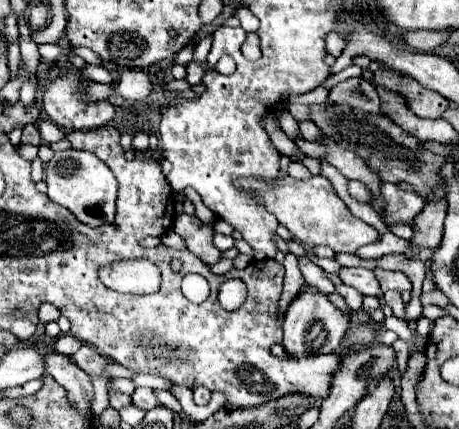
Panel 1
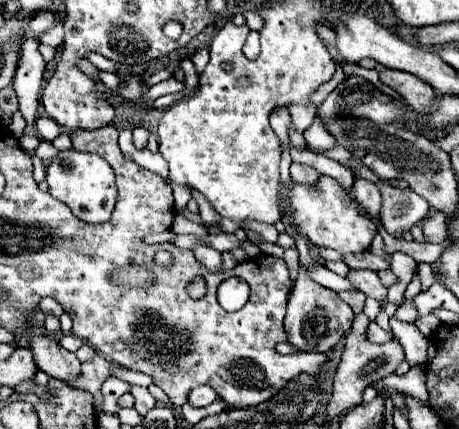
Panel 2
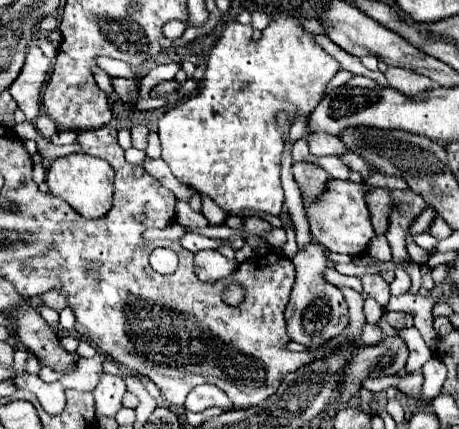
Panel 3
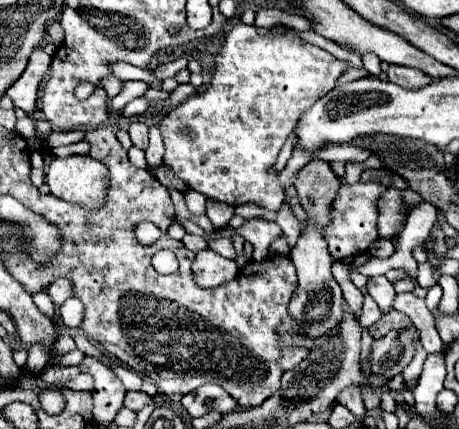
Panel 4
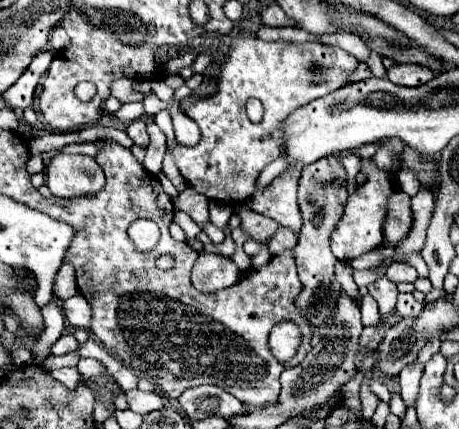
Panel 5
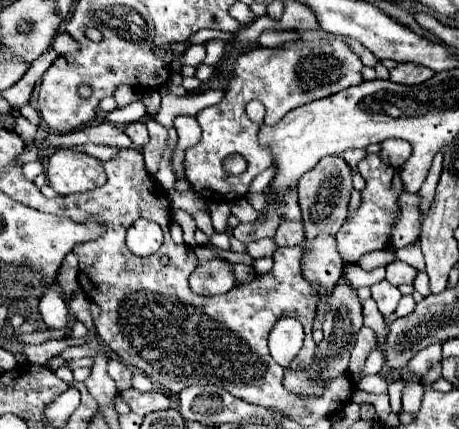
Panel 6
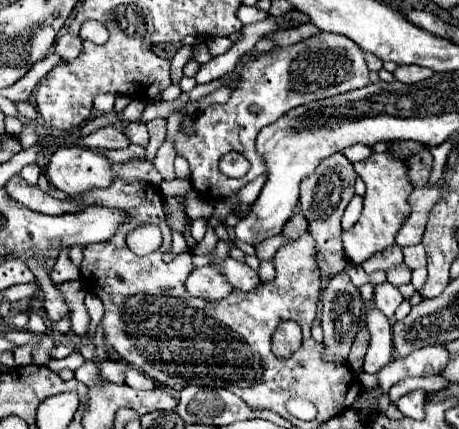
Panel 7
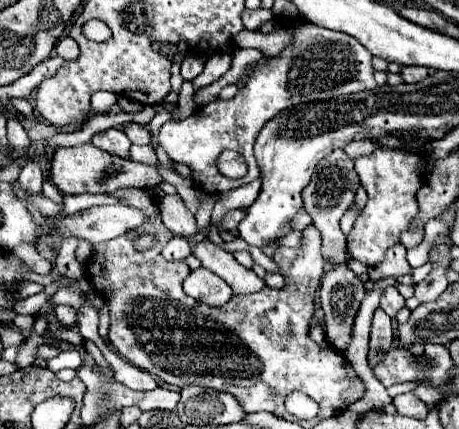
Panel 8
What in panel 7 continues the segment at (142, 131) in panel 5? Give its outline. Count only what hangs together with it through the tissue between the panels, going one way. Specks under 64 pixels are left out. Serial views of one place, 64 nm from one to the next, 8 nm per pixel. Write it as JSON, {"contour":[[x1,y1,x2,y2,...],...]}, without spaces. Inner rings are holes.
{"contour":[[130,122,124,128,124,134,128,136,128,140,132,144,138,144,138,146,146,146,148,144,148,130,146,130,146,124,142,124,142,122]]}

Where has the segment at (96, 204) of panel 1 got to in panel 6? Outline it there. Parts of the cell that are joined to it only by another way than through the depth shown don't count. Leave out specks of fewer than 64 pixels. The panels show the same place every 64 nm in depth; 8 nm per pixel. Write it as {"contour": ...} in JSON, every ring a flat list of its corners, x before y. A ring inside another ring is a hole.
{"contour":[[62,148,50,156,48,184,62,196,86,192,104,186,106,172,102,162,94,156]]}

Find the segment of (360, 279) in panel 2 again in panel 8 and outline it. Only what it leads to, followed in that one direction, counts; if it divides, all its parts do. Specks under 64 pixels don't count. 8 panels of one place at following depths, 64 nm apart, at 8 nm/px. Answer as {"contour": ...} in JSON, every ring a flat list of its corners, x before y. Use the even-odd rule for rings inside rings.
{"contour":[[386,286,380,298,380,308,384,308,384,312,394,318,396,312,404,306,404,298,400,296,400,292,396,290,396,286]]}

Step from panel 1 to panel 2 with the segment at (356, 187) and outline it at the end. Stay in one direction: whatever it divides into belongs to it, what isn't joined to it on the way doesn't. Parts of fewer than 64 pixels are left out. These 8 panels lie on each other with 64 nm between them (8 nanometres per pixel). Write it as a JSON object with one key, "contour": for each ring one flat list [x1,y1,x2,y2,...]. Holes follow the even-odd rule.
{"contour":[[356,178,354,186,352,186,352,194,354,194,356,202,360,202,370,214,374,214,378,218,378,212,382,206,382,196,380,196,380,190,376,188,376,184,372,184,364,178]]}

